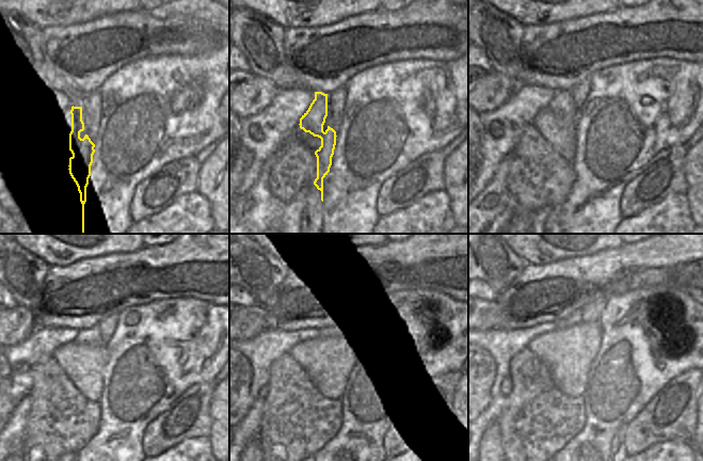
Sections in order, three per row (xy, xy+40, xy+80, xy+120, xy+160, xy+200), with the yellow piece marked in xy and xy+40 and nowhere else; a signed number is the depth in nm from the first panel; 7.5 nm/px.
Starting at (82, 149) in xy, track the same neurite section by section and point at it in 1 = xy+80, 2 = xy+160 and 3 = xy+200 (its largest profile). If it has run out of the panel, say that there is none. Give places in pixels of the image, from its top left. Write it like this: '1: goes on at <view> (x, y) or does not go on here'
1: goes on at xy+80 (562, 105)
2: goes on at xy+160 (333, 329)
3: goes on at xy+200 (574, 318)

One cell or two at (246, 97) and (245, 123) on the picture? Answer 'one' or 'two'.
two

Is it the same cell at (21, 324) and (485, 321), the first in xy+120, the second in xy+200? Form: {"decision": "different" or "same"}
{"decision": "same"}

